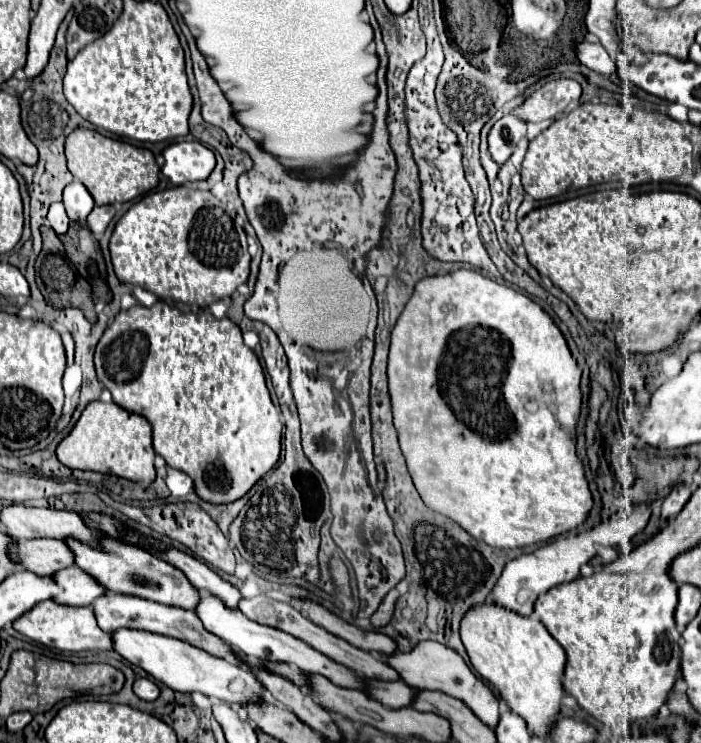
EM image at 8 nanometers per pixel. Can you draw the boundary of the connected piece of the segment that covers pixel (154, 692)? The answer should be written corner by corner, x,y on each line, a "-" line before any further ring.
136,679
134,681
134,693
144,701
154,701
160,695
160,689
150,679

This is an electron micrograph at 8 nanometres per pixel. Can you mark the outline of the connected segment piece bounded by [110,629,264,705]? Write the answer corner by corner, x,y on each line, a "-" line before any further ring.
116,629
110,637
112,637
114,651
118,651
126,661
142,667
156,681
162,681
176,691
182,691
182,693
200,691
208,697
232,701
234,705
242,705
246,697
264,697
262,687
258,685
256,677
250,671
238,667
232,659
216,657
186,641
178,641
174,637
148,633
140,629

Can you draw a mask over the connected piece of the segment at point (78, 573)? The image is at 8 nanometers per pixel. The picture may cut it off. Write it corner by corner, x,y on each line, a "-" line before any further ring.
78,567
60,569
52,579
62,587
62,591
52,597
52,601
60,605
90,605
94,597
104,593
104,589
92,577
86,577
86,573

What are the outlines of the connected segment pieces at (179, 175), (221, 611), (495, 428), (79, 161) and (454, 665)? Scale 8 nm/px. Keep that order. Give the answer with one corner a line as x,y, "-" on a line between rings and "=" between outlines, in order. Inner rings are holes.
172,143
164,151
162,173
172,185
184,185
188,181
208,179
216,165
214,153
202,143
=
200,593
200,601
194,607
194,613
198,615
198,619
202,621
204,629
218,635
220,639
224,639
228,645
232,645
234,649
242,651
246,657
250,659
264,659
264,661
282,661
288,663
292,667
300,667
306,673
322,673
326,679
334,681
334,685
342,685
348,689
358,689
358,681
354,681
354,677
358,673
352,673
346,667
340,667
338,663
334,663
332,659
328,659
322,653
316,653
316,649
312,649
310,645
306,645
304,641
290,637
288,633
282,633
274,627
268,625
258,625
250,619
246,619
238,609
230,609
222,603
220,597
212,595
212,593
=
458,269
442,277
436,275
436,277
422,279
416,285
410,301
406,303
404,311
400,313
392,329
386,373
388,373
388,393
392,401
392,415
394,415
394,427
398,433
400,449
402,455
406,457
408,471
426,507
430,507
440,515
450,517
474,539
484,541
486,545
498,549
514,549
514,547
526,547
526,545
548,541
560,533
578,527
588,517
588,511
592,509
592,495
588,489
584,467
576,455
576,419
580,411
580,369
560,329
542,311
542,307
536,305
530,297
526,297
520,291
514,291
512,287
496,283
472,269
-
454,417
456,417
456,435
430,435
434,433
432,427
436,425
446,427
446,423
448,425
454,423
=
76,129
66,137
66,159
70,173
84,183
96,205
126,203
158,185
160,167
148,149
110,139
90,129
=
420,641
410,653
394,653
394,657
386,657
388,665
394,665
394,669
400,673
400,677
416,687
416,689
430,689
430,691
442,691
450,697
456,697
464,701
474,715
478,715
480,721
484,721
488,727
496,727
500,719
500,701
492,691
468,669
468,665
462,661
458,653
452,649
446,649
446,645
438,645
436,641

